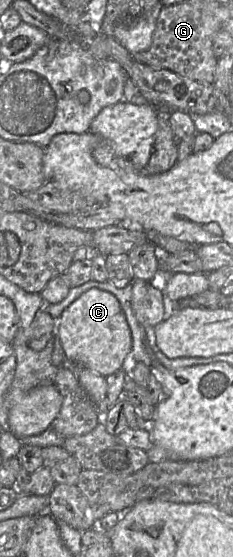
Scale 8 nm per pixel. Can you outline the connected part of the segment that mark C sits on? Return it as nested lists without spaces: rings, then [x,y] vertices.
[[[91,288],[70,304],[59,319],[59,336],[69,362],[104,377],[122,369],[132,349],[132,335],[120,302],[113,294]]]

